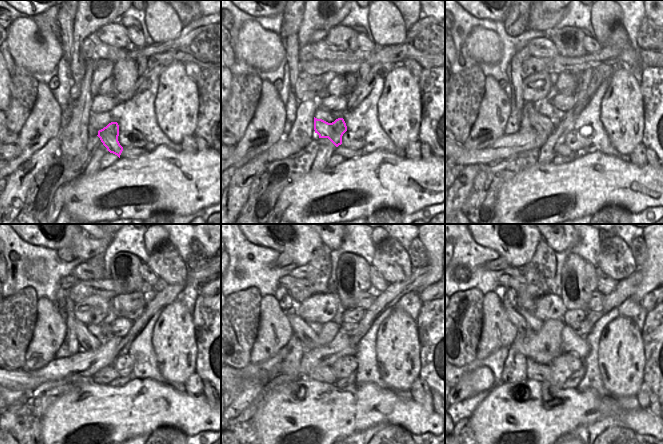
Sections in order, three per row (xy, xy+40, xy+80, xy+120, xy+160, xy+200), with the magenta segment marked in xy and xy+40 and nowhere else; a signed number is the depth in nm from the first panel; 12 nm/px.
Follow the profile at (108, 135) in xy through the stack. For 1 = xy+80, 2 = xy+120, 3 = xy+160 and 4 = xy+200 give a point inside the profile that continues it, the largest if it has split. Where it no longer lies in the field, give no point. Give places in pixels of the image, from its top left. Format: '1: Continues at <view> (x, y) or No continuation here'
1: Continues at xy+80 (542, 124)
2: Continues at xy+120 (87, 342)
3: Continues at xy+160 (310, 340)
4: Continues at xy+200 (524, 329).

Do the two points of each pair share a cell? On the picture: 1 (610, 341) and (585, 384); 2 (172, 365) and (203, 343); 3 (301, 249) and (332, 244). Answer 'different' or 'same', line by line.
1: different
2: different
3: different

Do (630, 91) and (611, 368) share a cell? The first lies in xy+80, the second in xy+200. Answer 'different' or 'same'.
same

